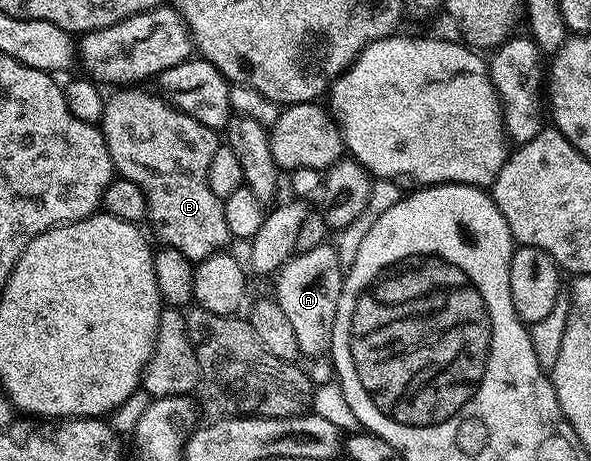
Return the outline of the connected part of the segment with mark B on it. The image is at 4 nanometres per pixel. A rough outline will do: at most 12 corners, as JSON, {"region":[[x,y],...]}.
{"region":[[116,91],[98,128],[161,242],[199,263],[230,241],[210,191],[217,130]]}

